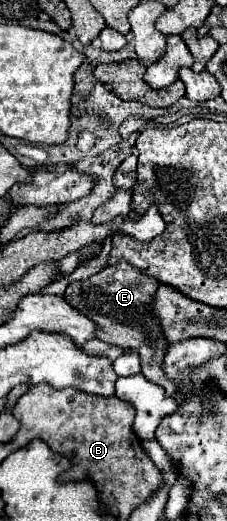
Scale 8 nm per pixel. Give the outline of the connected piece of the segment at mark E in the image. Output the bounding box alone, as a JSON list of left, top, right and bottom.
[66,261,176,395]

